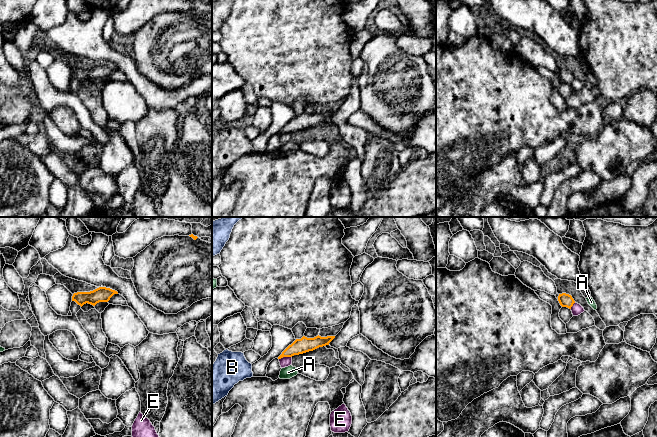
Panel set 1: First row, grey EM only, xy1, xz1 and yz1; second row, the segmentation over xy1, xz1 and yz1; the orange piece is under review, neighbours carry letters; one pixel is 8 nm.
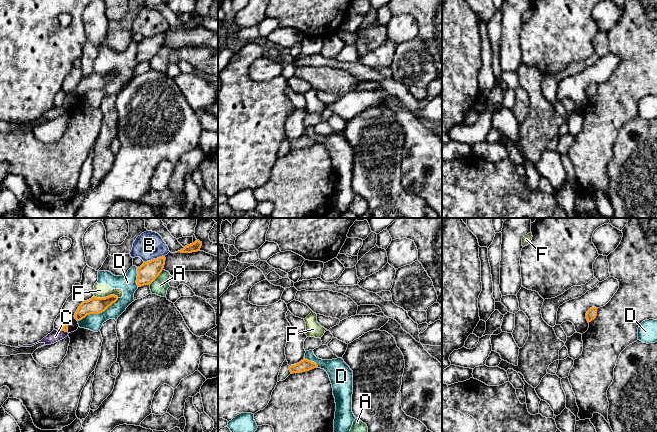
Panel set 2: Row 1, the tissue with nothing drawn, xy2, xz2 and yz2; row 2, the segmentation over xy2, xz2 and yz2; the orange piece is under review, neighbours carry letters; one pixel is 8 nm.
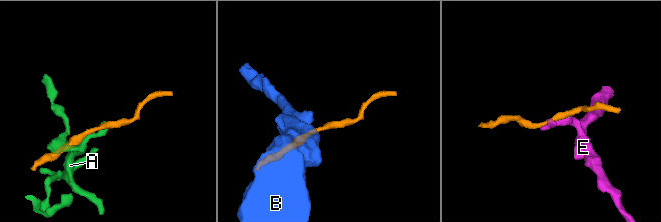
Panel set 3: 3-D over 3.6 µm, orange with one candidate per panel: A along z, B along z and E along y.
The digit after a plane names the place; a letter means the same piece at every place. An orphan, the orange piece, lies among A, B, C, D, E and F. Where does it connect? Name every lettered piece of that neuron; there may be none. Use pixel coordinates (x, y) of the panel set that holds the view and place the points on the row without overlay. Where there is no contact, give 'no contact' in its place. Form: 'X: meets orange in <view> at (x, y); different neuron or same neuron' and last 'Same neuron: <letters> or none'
A: meets orange in xy2 at (156, 53); different neuron
B: meets orange in xy2 at (154, 35); different neuron
C: meets orange in xy2 at (65, 107); same neuron
D: meets orange in xy2 at (98, 89); different neuron
E: meets orange in xz1 at (285, 132); different neuron
F: meets orange in xy2 at (106, 73); different neuron
Same neuron: C

